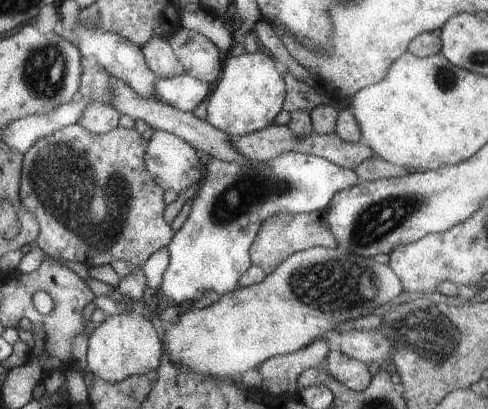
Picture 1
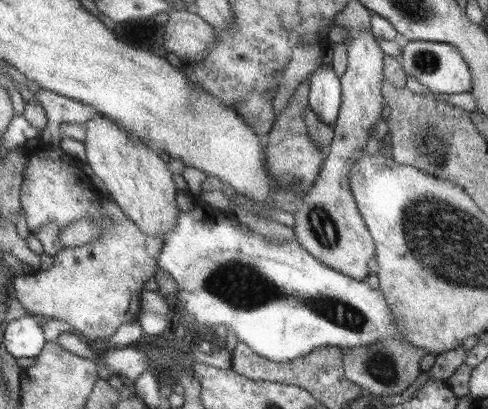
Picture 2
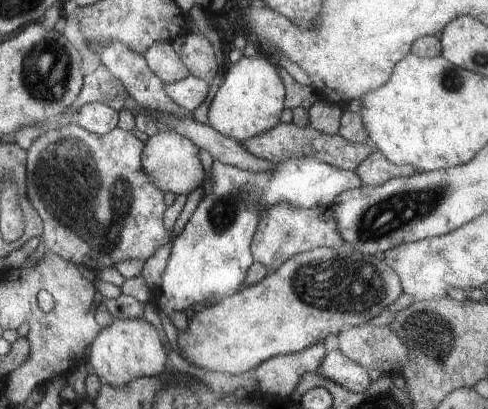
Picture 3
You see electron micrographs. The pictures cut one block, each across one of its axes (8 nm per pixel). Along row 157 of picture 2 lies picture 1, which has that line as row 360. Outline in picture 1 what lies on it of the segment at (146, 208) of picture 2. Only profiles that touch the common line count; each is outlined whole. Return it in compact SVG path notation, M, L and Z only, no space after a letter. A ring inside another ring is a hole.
M123 310L119 314L103 316L97 328L87 336L85 370L93 378L101 378L113 384L119 380L127 380L127 376L143 376L143 372L159 368L159 356L161 356L159 336L149 324L149 320L131 310Z

